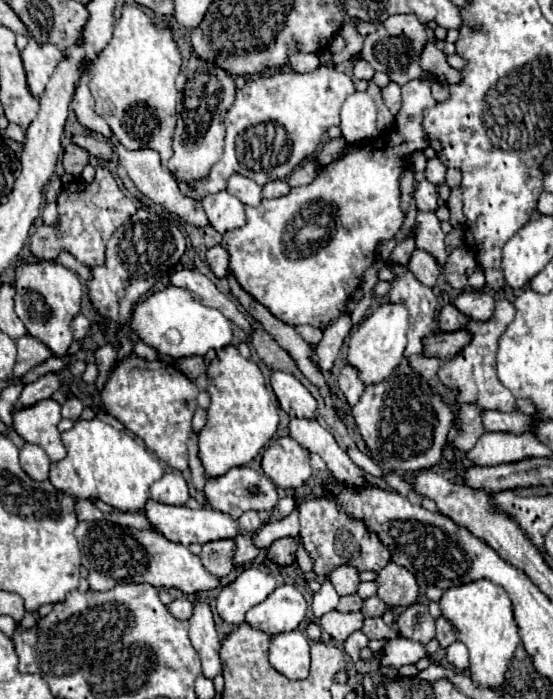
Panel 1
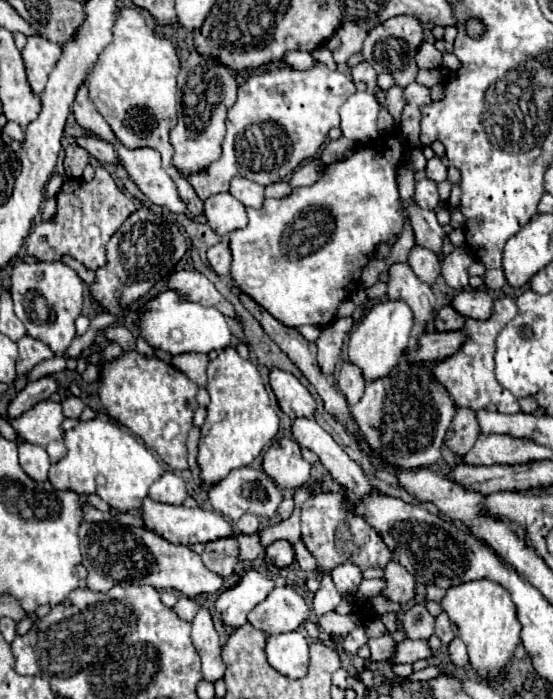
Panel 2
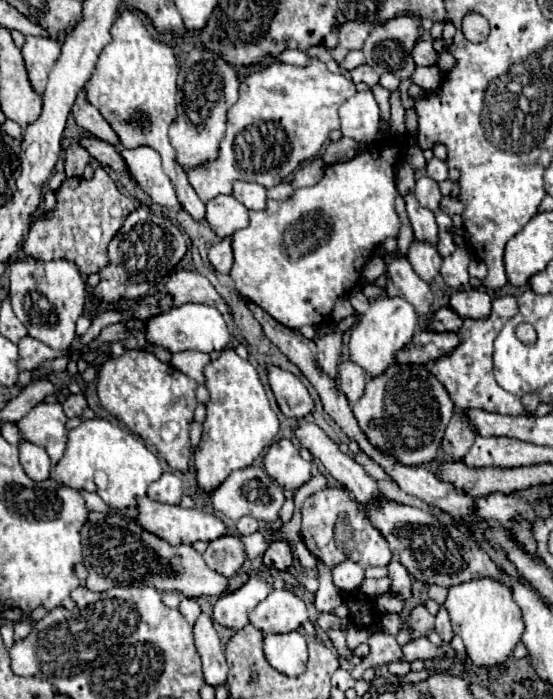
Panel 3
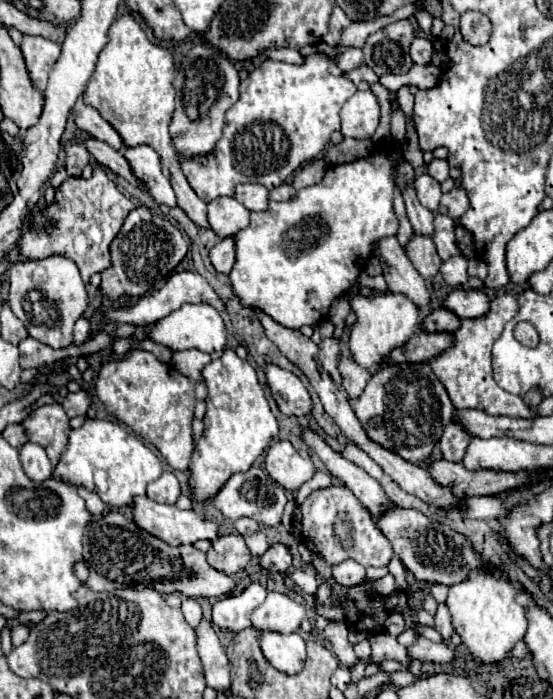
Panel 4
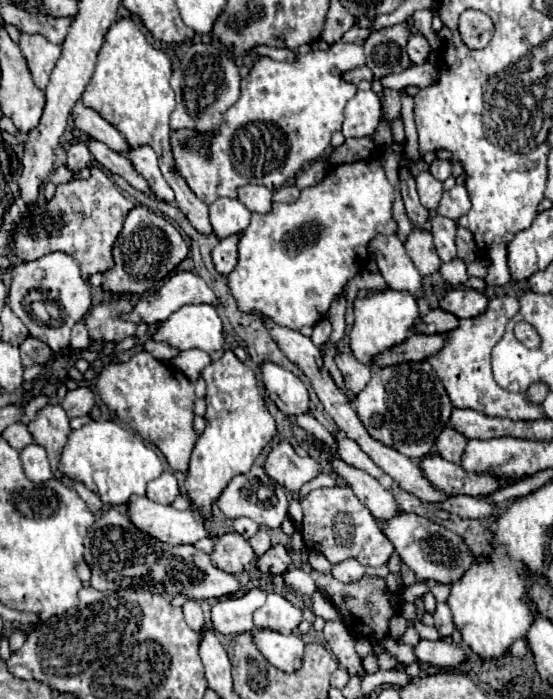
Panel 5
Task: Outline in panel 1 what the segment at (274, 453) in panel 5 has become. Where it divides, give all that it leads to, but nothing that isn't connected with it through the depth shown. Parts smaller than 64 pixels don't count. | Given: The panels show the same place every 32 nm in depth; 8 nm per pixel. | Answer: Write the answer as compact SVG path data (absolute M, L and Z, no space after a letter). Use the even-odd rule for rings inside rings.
M290 436L274 440L262 454L264 474L282 490L302 486L310 474L310 456Z

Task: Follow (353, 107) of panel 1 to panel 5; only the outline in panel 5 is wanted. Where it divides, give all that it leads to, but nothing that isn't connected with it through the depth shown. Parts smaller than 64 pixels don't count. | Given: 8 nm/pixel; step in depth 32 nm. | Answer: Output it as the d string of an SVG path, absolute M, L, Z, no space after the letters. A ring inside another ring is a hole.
M358 90L352 100L344 106L344 122L342 134L344 136L372 136L382 116L380 98L372 90Z

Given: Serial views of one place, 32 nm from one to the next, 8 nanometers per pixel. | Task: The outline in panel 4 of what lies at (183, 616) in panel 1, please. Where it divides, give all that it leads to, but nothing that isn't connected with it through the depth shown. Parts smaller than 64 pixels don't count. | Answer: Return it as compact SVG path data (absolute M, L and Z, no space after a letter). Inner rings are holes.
M184 598L184 602L182 602L182 614L184 614L186 622L188 622L192 628L196 628L198 622L200 622L200 618L202 618L200 604L198 604L194 598Z

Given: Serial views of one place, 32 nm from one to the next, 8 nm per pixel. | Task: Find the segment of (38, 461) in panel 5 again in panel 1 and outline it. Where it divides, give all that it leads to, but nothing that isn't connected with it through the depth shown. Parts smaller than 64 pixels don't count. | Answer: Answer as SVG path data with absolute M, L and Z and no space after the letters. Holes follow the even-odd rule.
M24 444L20 450L20 464L32 480L46 480L48 478L50 460L40 446Z

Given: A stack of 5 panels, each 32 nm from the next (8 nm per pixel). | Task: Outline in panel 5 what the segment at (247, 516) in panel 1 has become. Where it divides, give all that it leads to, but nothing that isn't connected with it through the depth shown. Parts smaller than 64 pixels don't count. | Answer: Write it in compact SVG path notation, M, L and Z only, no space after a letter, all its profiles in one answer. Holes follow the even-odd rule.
M236 518L234 520L234 530L238 534L242 534L244 538L250 538L252 534L256 534L260 530L260 526L254 520L250 520L250 518Z

